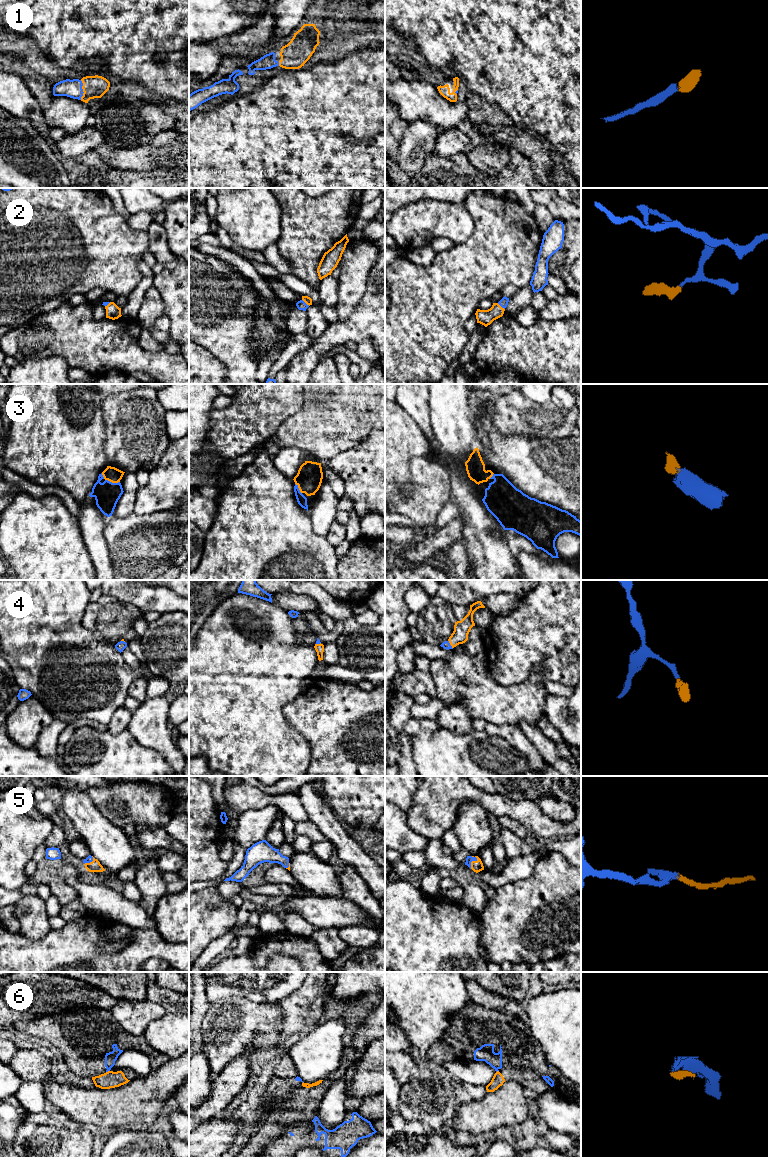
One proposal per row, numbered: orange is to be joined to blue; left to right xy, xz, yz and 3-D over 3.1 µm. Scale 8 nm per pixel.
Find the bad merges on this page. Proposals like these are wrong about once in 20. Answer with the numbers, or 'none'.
6

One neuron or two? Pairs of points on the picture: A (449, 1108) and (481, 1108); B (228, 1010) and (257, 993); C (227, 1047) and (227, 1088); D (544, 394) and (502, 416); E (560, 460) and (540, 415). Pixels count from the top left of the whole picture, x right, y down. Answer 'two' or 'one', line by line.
A: two
B: two
C: two
D: two
E: two

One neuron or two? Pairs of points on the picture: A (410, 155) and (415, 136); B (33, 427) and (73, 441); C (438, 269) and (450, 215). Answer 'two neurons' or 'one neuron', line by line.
A: one neuron
B: one neuron
C: two neurons

